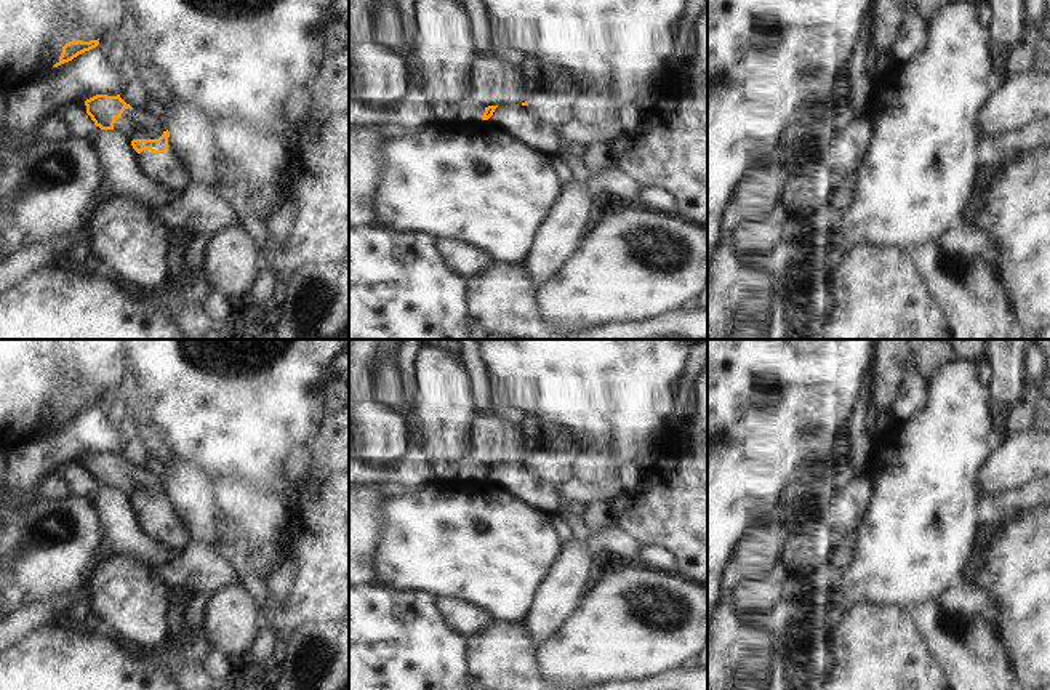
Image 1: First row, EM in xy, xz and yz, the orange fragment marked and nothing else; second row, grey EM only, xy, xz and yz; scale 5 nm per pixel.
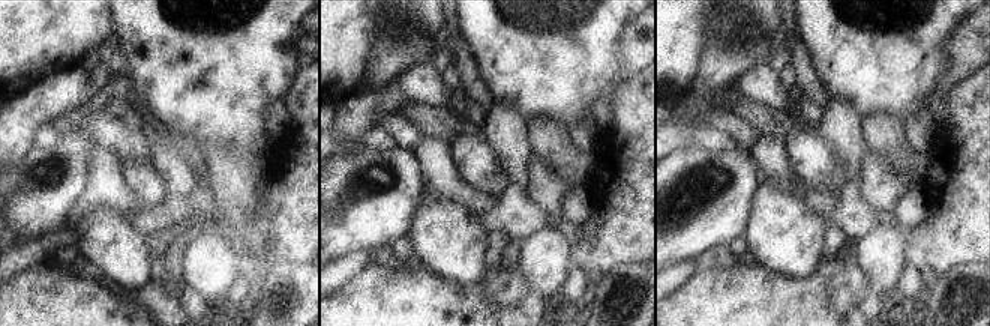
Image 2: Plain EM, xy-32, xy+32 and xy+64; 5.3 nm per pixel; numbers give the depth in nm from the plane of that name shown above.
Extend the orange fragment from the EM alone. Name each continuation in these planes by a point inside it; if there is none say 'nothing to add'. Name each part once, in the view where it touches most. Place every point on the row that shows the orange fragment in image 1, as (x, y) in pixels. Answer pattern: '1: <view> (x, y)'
1: xy (135, 124).

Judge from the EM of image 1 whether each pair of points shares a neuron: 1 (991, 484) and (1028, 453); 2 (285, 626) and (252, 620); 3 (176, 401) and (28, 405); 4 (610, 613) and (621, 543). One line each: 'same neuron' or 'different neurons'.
1: same neuron
2: different neurons
3: different neurons
4: different neurons

